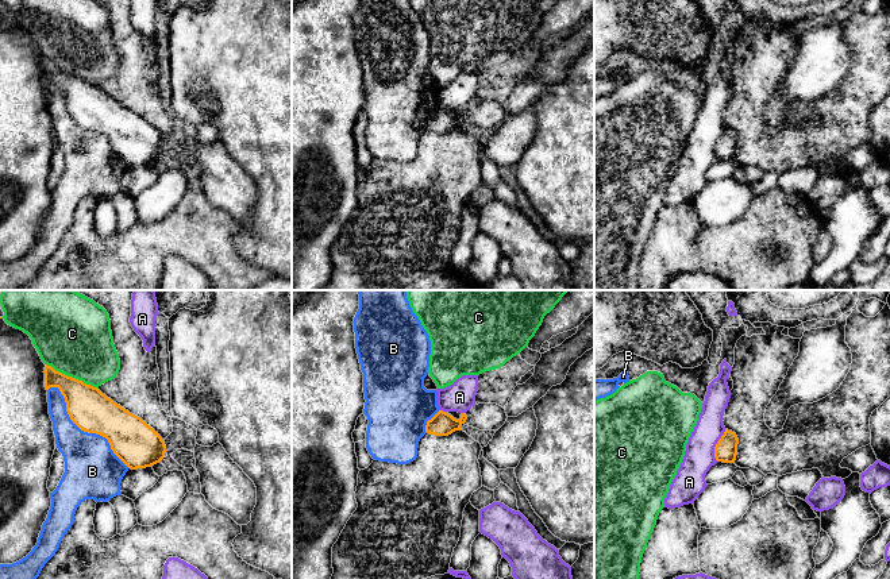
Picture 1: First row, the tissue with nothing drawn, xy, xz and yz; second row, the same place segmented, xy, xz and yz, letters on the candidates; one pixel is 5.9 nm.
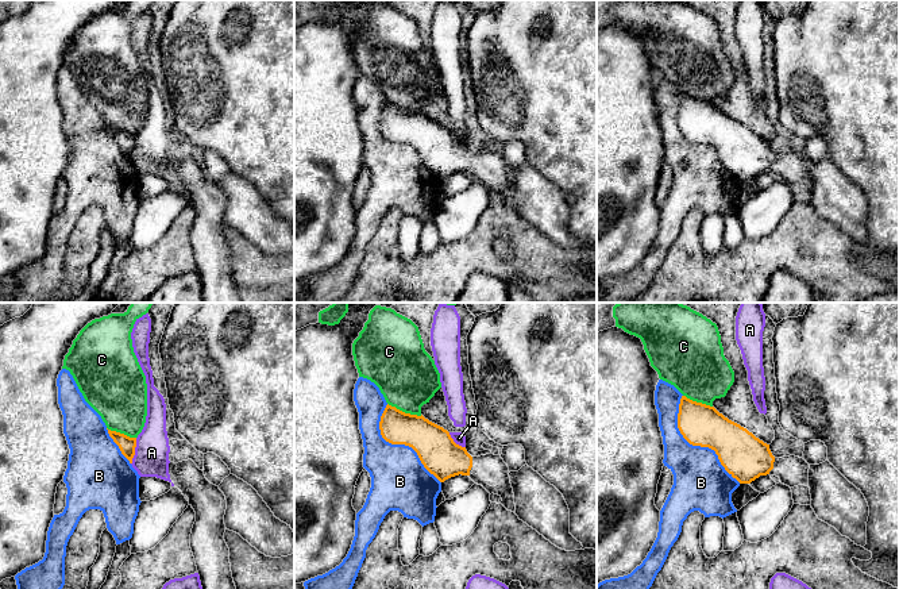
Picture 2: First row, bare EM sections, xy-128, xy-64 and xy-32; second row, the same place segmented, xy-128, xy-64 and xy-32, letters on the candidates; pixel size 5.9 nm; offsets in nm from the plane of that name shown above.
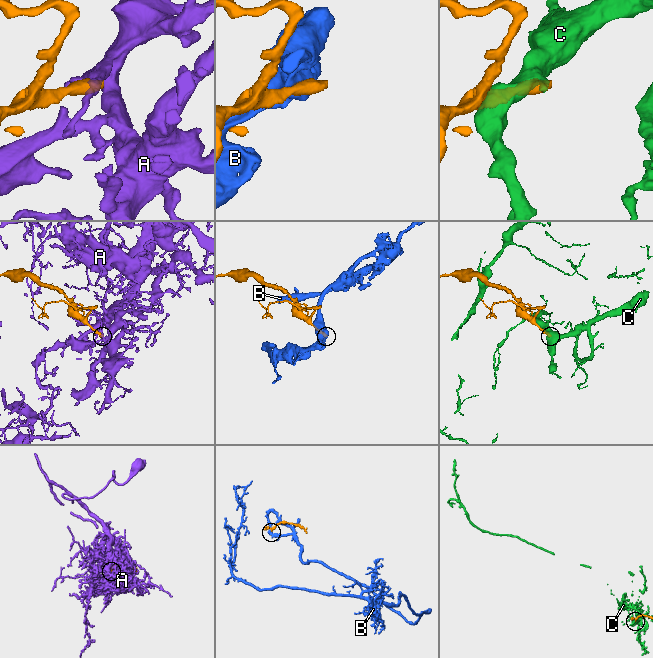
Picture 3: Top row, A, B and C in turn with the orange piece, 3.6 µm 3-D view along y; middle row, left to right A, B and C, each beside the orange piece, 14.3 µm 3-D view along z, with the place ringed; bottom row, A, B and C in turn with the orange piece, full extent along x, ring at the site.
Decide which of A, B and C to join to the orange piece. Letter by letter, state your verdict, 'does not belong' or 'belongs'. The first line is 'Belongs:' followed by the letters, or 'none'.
Belongs: none
A: does not belong
B: does not belong
C: does not belong

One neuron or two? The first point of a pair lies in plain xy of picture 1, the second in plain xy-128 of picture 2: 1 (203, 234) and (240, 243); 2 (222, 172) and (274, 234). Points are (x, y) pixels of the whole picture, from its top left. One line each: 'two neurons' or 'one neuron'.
1: one neuron
2: one neuron

